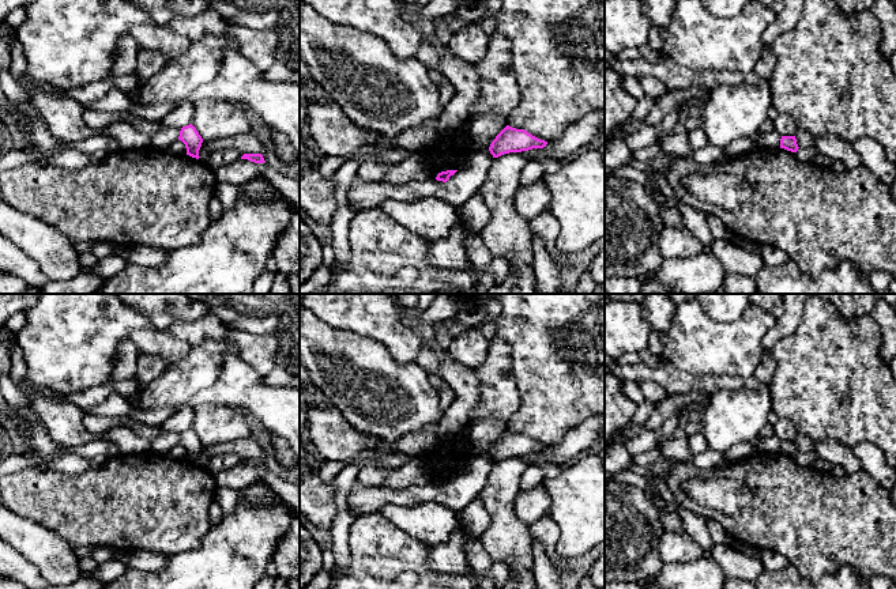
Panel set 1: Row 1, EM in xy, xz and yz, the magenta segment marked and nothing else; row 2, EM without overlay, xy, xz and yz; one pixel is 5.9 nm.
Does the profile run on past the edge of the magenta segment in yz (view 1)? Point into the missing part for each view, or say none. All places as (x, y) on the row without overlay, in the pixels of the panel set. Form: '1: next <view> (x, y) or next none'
1: next none

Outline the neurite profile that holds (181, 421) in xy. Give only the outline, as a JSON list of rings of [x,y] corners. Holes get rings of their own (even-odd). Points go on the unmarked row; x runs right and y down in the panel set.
[[[182,405],[177,409],[174,415],[172,415],[165,423],[163,430],[166,431],[187,431],[192,426],[192,408],[188,405]]]

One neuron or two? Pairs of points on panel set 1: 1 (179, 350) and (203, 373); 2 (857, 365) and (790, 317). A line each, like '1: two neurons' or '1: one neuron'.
1: two neurons
2: two neurons

